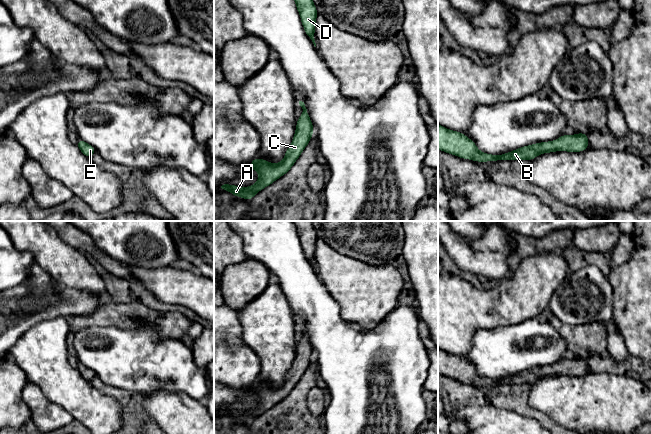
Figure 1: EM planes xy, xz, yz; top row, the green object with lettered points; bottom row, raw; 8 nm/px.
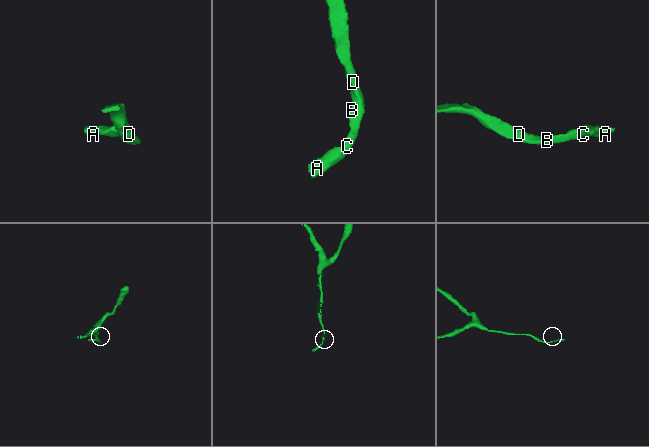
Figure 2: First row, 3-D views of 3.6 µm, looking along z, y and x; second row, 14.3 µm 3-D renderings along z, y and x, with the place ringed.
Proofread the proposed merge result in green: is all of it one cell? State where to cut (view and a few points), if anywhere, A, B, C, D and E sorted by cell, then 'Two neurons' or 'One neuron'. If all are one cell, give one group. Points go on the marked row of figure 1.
No split. Groups: A B C D E. One neuron

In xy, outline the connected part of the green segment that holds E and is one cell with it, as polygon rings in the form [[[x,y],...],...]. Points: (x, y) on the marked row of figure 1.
[[[81,139],[78,140],[77,146],[81,150],[81,152],[89,158],[91,158],[91,156],[96,152],[93,146],[87,144],[85,141],[82,141]]]

